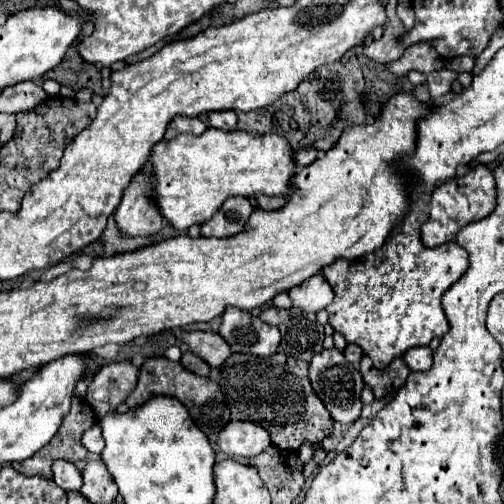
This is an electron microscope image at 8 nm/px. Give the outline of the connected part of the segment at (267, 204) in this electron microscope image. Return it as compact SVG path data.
M256 196L256 200L258 200L262 210L276 210L276 208L282 208L286 204L286 200L280 196Z

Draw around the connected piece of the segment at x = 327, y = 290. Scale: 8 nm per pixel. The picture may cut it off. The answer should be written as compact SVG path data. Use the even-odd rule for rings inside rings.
M316 274L316 276L308 278L304 284L294 286L290 290L290 298L292 298L294 306L298 306L306 312L318 312L332 302L334 292L332 292L330 284L324 280L324 276Z

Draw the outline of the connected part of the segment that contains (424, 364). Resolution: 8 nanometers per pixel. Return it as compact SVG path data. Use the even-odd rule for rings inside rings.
M420 346L420 348L410 348L404 354L404 362L408 364L410 370L414 372L426 372L428 368L432 368L432 350L428 346Z

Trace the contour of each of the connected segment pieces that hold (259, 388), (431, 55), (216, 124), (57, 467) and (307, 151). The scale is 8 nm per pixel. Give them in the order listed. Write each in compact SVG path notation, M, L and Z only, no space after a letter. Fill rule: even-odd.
M276 352L268 358L232 354L220 368L220 390L234 420L248 420L270 432L272 444L284 450L298 450L304 440L320 444L334 432L334 420L316 396L308 380L308 362Z
M420 42L420 44L408 46L402 58L398 58L392 64L388 64L388 70L398 74L398 76L406 76L410 70L418 70L422 74L430 74L430 72L440 70L440 68L442 68L442 58L432 48L432 44L428 44L428 42Z
M210 112L208 114L208 122L212 128L220 128L220 130L234 130L236 128L236 114L234 112Z
M56 460L52 464L52 474L54 474L54 482L70 492L70 490L80 490L82 486L82 476L80 476L80 470L72 464L72 462L66 462L66 460Z
M306 146L306 148L302 148L302 150L296 152L296 164L298 164L298 166L312 164L312 162L316 160L316 156L318 156L318 150L312 148L312 146Z

